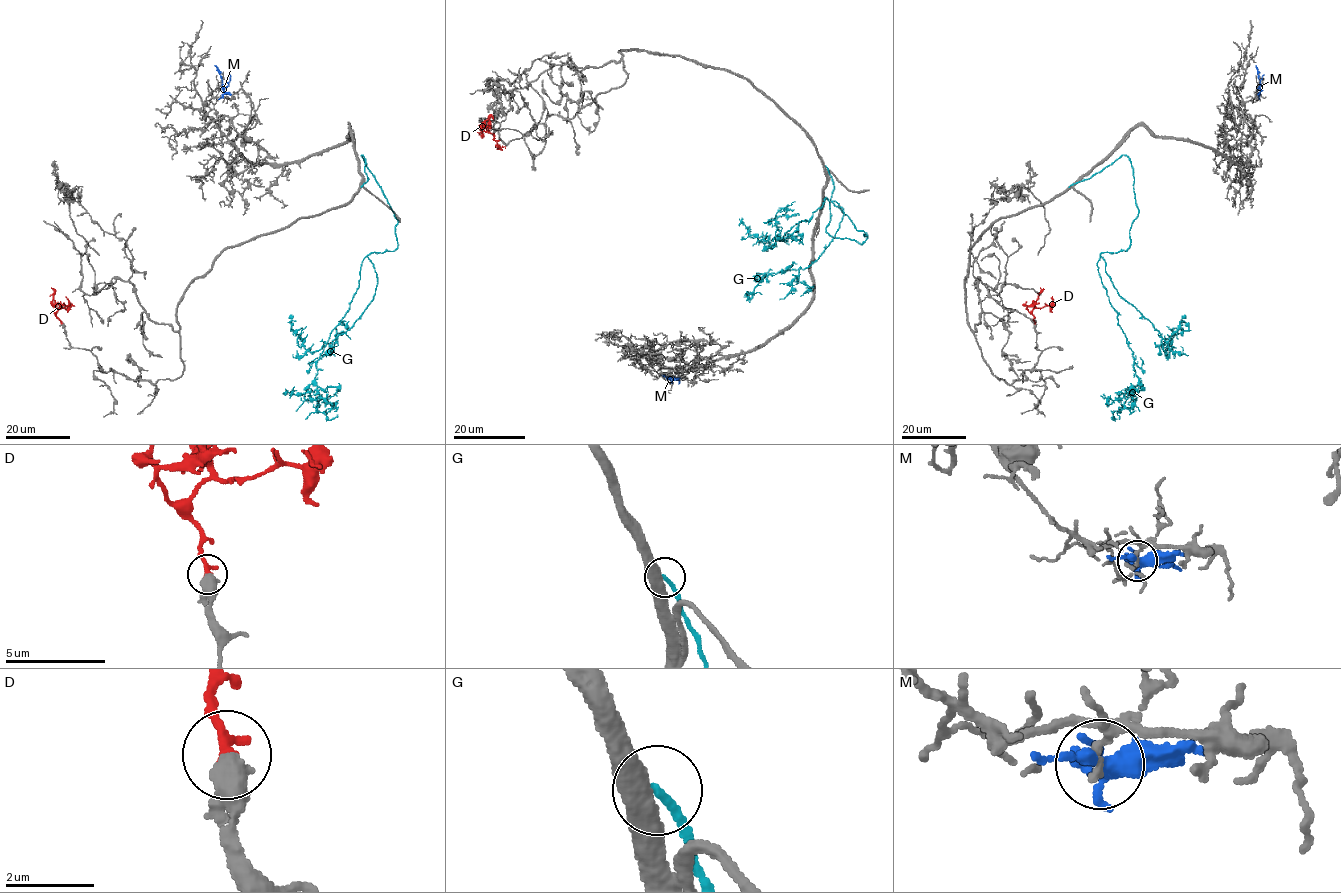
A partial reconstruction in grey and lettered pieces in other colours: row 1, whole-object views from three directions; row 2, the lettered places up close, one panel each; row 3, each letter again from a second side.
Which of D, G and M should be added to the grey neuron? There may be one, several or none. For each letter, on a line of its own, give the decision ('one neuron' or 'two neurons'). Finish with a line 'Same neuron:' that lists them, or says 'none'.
D: two neurons
G: two neurons
M: two neurons
Same neuron: none

